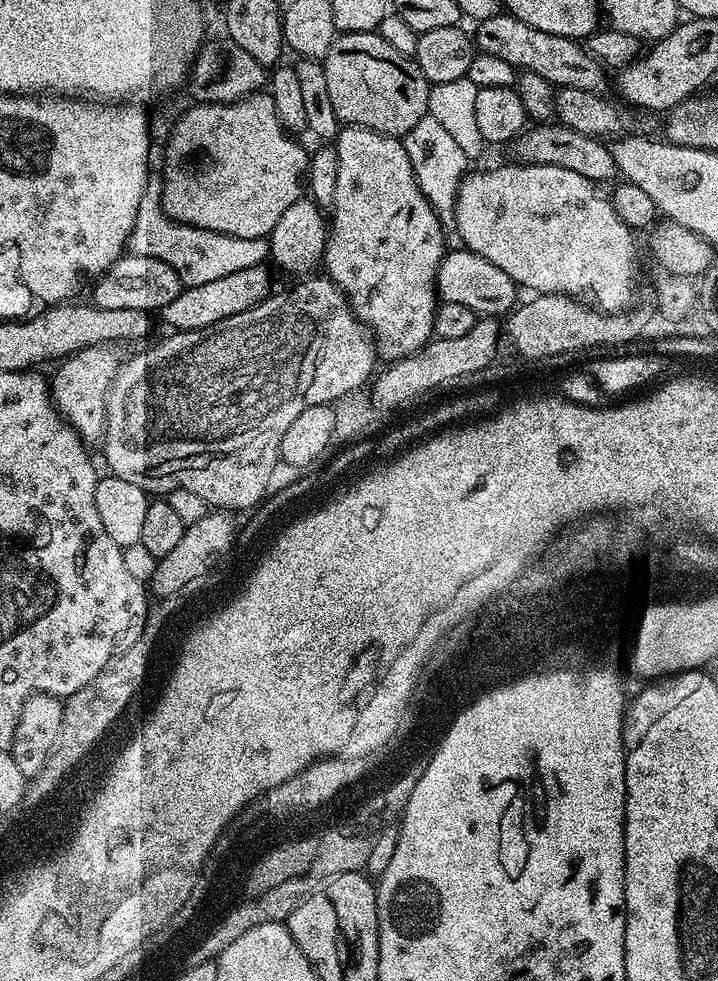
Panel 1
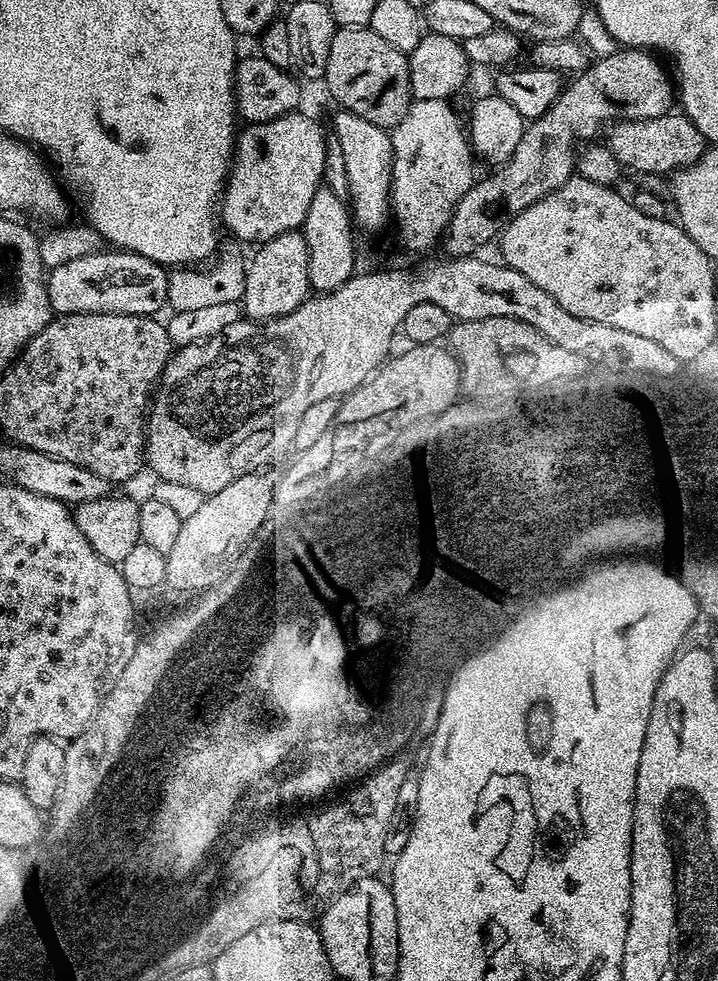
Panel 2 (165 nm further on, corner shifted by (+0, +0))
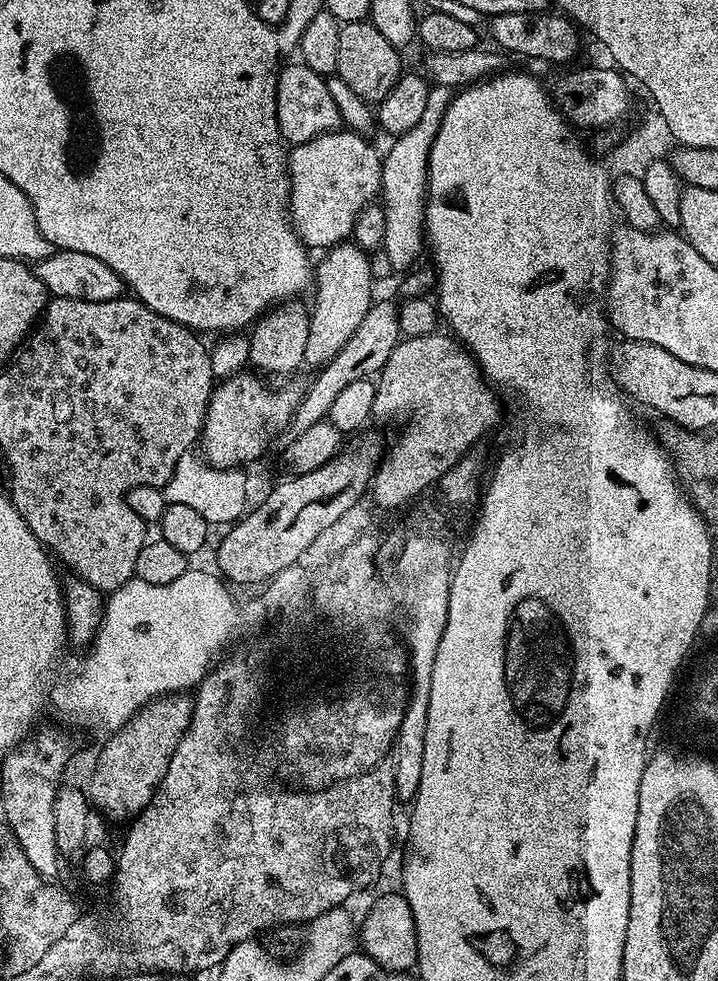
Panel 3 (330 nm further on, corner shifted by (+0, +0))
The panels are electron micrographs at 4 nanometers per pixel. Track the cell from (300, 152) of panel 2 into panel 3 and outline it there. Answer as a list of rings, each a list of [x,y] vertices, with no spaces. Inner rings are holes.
[[[350,130],[323,132],[321,136],[316,136],[310,142],[295,145],[295,147],[287,153],[286,167],[290,177],[290,223],[292,227],[295,228],[297,236],[304,241],[305,245],[307,245],[309,249],[315,250],[315,248],[320,248],[319,250],[327,250],[332,248],[335,244],[345,243],[345,241],[347,241],[356,231],[356,218],[360,215],[360,209],[368,207],[381,195],[384,161],[381,153],[376,153],[375,146],[367,144],[363,138],[363,135]]]

